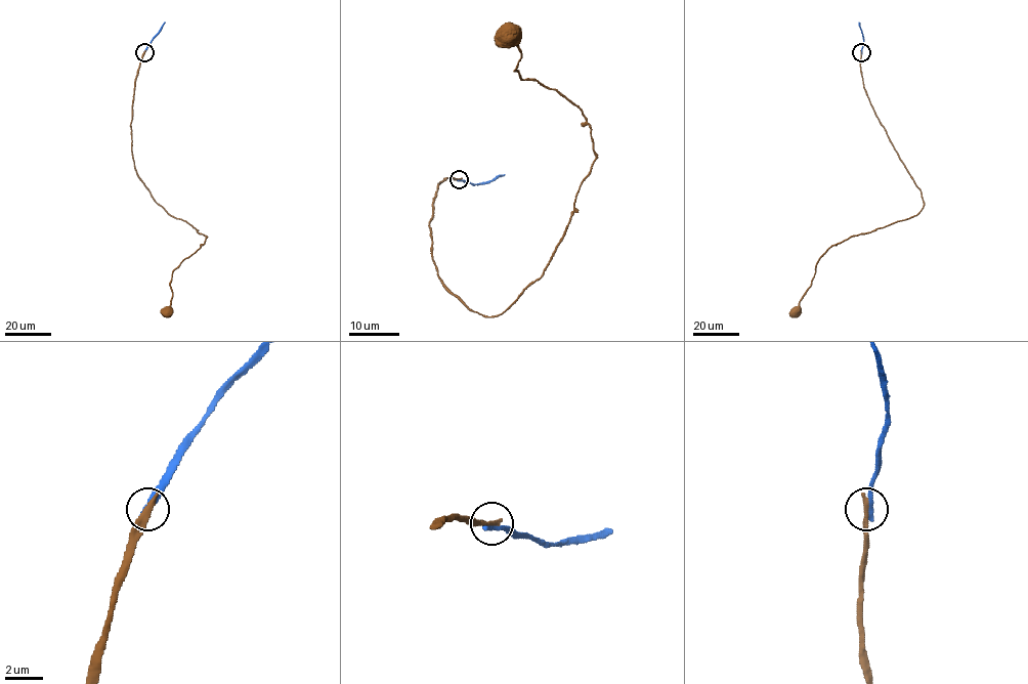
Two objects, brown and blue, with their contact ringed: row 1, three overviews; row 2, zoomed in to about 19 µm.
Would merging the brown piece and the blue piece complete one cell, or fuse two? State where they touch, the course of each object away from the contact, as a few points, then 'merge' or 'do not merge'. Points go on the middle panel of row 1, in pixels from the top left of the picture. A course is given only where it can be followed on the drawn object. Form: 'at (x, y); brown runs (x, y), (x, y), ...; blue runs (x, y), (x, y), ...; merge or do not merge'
at (459, 179); brown runs (460, 178), (437, 187), (432, 259), (496, 316), (543, 274), (595, 154), (505, 34); blue runs (460, 180), (482, 183), (505, 173); do not merge

